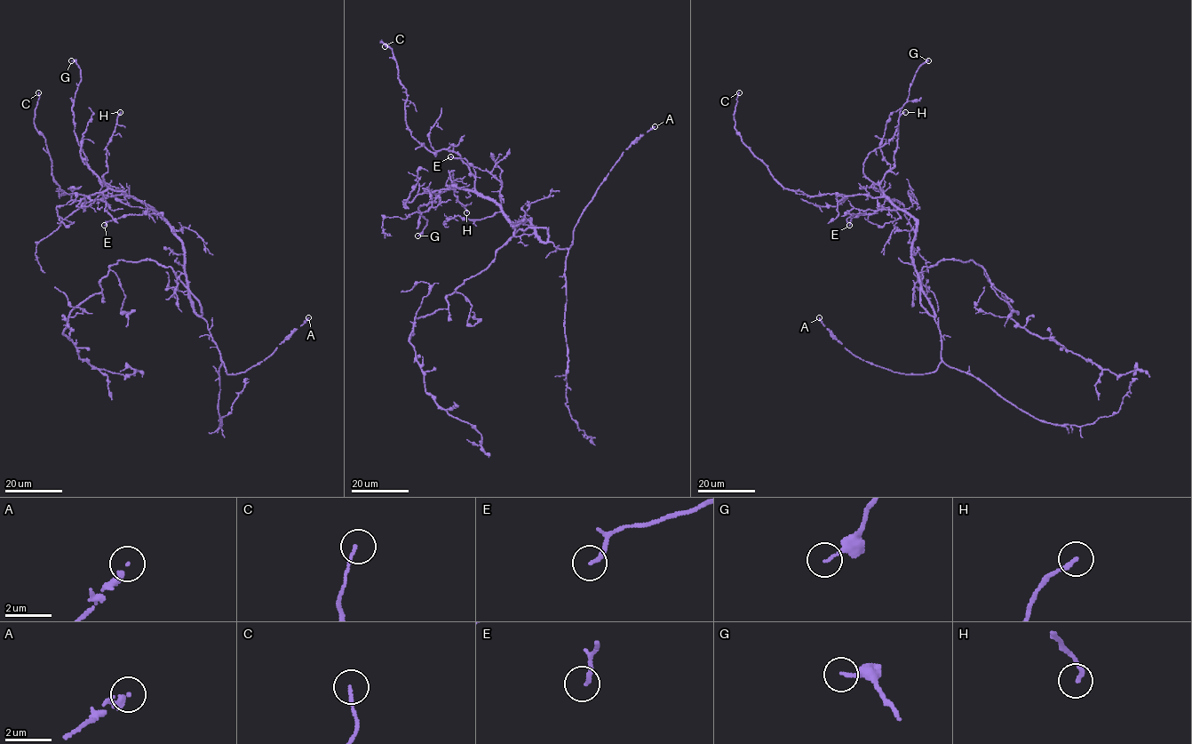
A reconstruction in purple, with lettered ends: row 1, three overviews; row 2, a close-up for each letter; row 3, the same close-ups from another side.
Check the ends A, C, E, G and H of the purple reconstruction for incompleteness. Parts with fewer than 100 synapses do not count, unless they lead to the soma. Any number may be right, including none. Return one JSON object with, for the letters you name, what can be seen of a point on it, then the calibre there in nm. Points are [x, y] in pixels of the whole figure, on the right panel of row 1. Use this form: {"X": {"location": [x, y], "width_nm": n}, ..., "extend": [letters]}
{"A": {"location": [819, 317], "width_nm": 130}, "extend": ["A"]}

